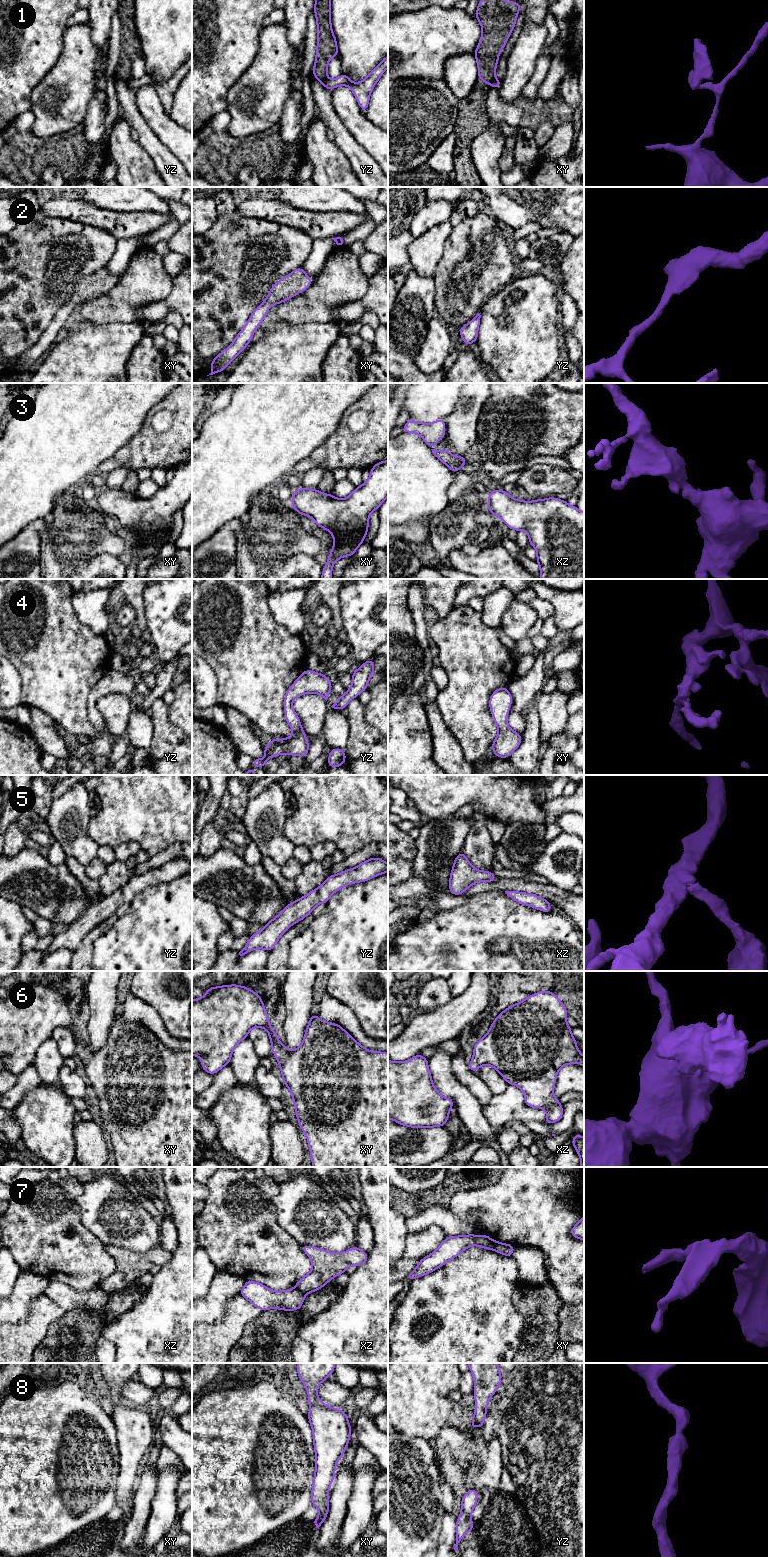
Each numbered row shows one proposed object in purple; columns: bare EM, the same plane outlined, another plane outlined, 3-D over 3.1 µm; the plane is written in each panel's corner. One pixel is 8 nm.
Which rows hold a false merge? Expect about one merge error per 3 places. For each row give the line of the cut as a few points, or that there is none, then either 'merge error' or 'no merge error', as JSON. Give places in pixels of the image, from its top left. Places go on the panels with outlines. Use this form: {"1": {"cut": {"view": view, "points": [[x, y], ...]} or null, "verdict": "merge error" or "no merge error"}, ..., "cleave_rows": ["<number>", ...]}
{"1": {"cut": {"view": "xy", "points": [[494, 78], [490, 85]]}, "verdict": "merge error"}, "2": {"cut": null, "verdict": "no merge error"}, "3": {"cut": null, "verdict": "no merge error"}, "4": {"cut": null, "verdict": "no merge error"}, "5": {"cut": null, "verdict": "no merge error"}, "6": {"cut": null, "verdict": "no merge error"}, "7": {"cut": {"view": "xz", "points": [[295, 1287], [304, 1294]]}, "verdict": "merge error"}, "8": {"cut": null, "verdict": "no merge error"}, "cleave_rows": ["1", "7"]}

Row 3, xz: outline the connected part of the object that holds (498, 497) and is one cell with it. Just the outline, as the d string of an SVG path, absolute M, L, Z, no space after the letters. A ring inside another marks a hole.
M499 489L488 493L488 499L490 513L501 518L509 529L527 532L529 544L537 551L540 579L584 579L584 512L555 497L521 501Z

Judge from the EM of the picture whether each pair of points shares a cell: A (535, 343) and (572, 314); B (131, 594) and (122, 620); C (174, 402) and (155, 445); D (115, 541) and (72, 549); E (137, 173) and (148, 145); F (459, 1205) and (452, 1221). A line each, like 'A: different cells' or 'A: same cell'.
A: different cells
B: different cells
C: same cell
D: same cell
E: different cells
F: different cells

